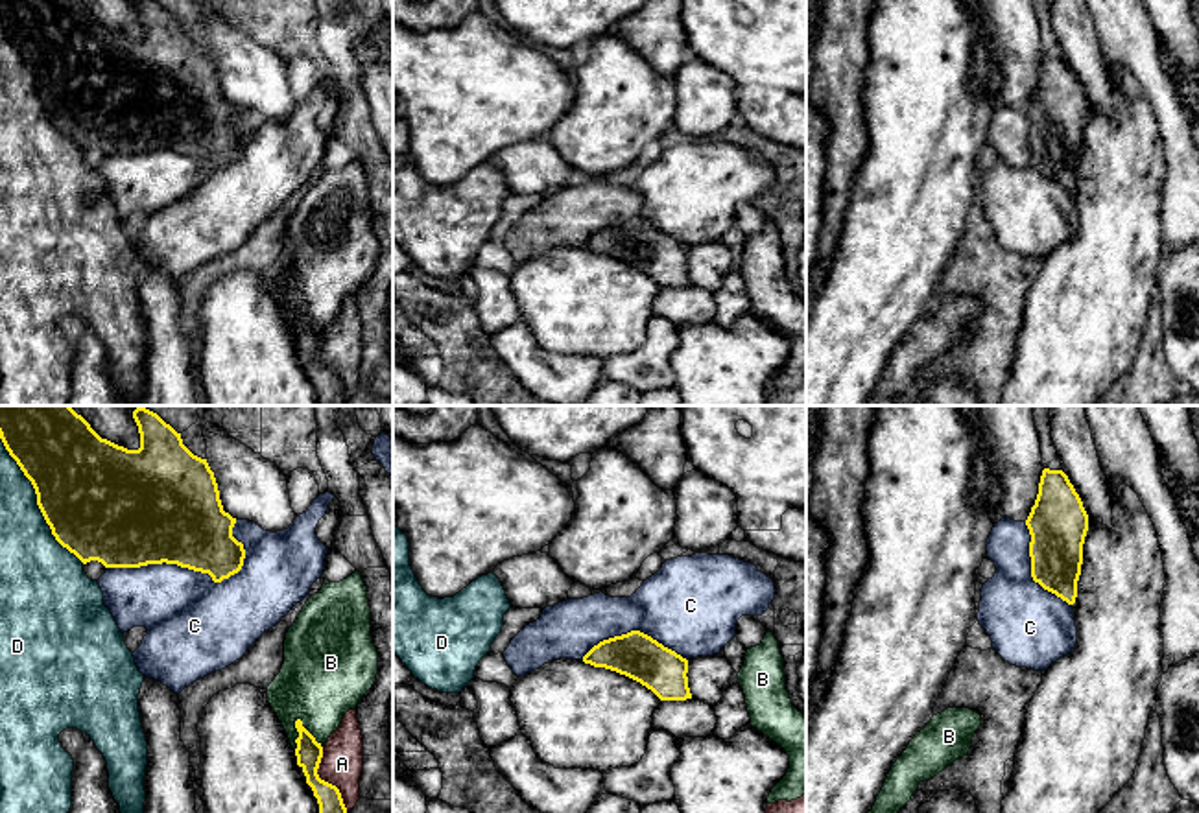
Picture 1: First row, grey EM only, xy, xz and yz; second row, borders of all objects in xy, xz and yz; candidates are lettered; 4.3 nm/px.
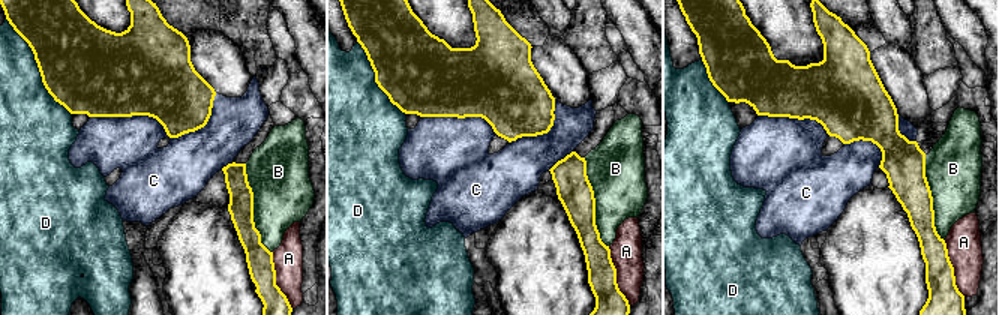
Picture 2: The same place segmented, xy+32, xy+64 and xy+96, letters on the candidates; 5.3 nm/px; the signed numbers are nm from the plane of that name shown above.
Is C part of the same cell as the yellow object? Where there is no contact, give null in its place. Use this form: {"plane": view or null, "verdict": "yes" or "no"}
{"plane": "xy", "verdict": "no"}

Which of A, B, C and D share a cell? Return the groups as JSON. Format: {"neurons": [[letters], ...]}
{"neurons": [["A", "B"], ["C"], ["D"]]}

